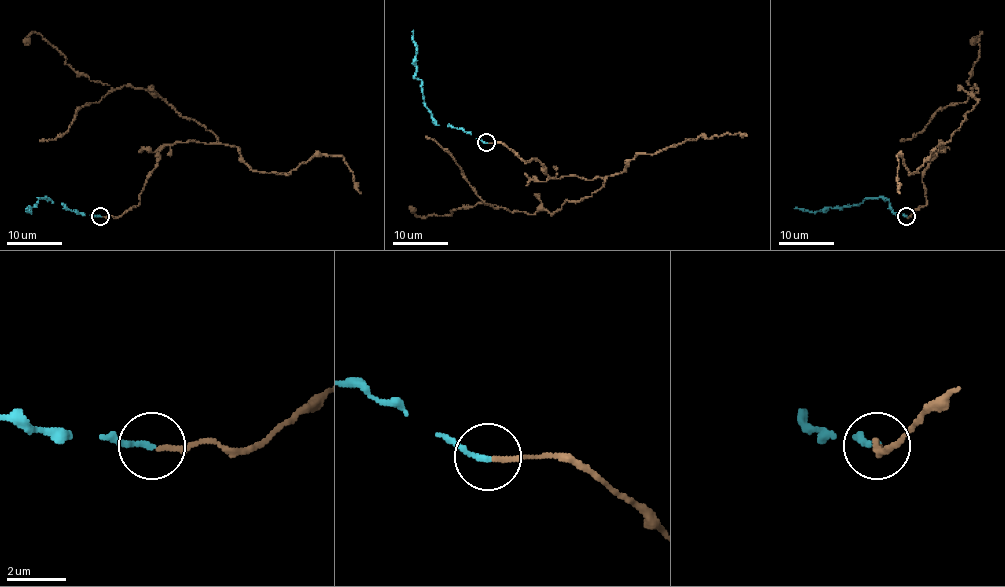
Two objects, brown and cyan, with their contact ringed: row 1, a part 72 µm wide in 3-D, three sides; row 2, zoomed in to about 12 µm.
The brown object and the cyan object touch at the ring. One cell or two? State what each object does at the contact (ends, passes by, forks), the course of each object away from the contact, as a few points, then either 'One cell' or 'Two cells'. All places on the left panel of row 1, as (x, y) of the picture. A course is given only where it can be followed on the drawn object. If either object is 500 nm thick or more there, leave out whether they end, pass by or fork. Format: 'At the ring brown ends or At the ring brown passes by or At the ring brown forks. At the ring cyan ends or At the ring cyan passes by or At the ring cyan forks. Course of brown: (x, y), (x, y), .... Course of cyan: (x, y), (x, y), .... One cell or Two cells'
At the ring brown ends. At the ring cyan ends. Course of brown: (101, 217), (138, 204), (166, 145), (218, 140), (147, 90), (78, 75), (39, 34), (24, 45). Course of cyan: (100, 217), (78, 214), (46, 197), (39, 197), (37, 204), (28, 208), (30, 212), (27, 208). One cell

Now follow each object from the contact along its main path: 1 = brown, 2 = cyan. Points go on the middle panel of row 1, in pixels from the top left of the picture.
1: (487, 143), (535, 158), (552, 178), (604, 185), (549, 213), (410, 207)
2: (486, 143), (447, 125), (438, 125), (432, 117), (425, 106), (421, 81), (414, 77), (413, 30)

